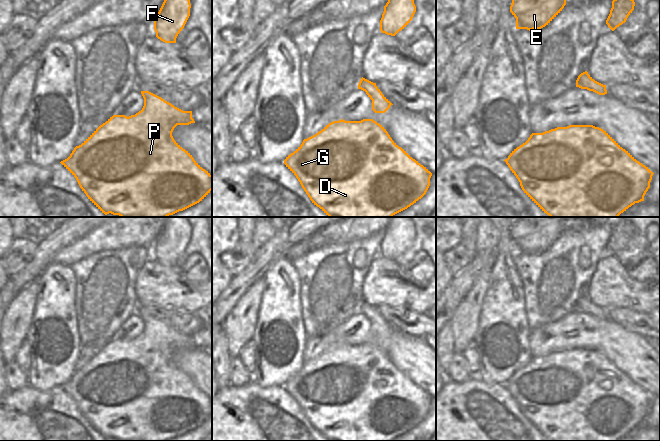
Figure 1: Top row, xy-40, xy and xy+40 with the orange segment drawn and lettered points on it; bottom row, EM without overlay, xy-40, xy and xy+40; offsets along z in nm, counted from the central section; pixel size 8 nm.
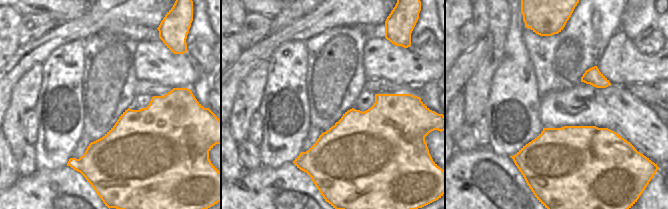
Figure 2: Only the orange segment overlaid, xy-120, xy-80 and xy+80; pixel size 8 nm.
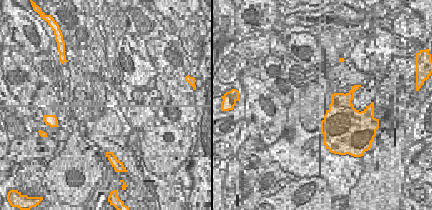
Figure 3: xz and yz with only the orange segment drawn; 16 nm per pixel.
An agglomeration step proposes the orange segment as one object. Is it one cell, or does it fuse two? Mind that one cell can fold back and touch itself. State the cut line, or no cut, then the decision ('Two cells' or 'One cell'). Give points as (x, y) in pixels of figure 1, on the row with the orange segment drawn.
No split. One cell.

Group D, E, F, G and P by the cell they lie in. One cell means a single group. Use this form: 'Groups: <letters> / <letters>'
Groups: D E F G P.

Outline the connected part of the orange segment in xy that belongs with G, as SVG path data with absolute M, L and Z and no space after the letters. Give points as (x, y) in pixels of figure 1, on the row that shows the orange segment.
M341 119L329 123L315 135L304 139L302 144L286 157L284 164L296 176L312 203L319 207L329 217L392 217L416 203L426 194L432 176L432 173L426 167L421 165L404 149L399 147L392 140L386 129L373 119L363 119L361 121L345 121Z

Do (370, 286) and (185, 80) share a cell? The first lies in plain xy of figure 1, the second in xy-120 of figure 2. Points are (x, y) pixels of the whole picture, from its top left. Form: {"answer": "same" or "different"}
{"answer": "same"}

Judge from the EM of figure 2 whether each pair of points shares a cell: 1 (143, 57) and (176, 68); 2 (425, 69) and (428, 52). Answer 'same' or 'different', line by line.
1: same
2: different

